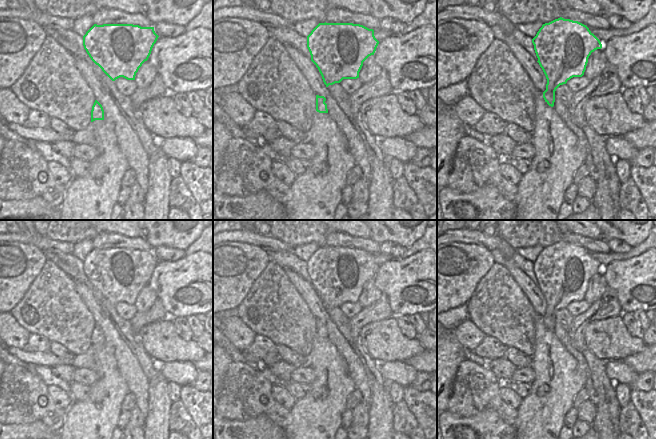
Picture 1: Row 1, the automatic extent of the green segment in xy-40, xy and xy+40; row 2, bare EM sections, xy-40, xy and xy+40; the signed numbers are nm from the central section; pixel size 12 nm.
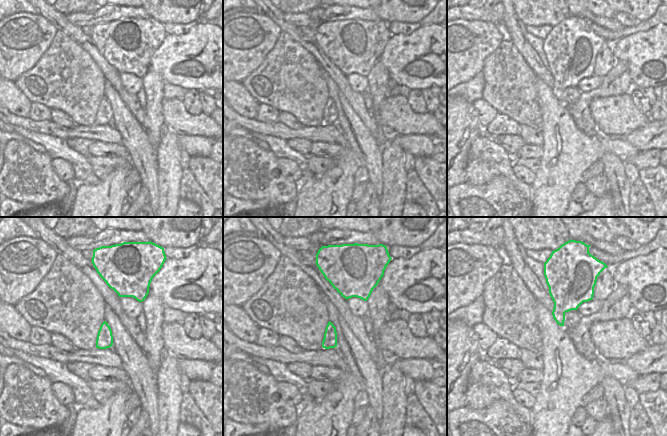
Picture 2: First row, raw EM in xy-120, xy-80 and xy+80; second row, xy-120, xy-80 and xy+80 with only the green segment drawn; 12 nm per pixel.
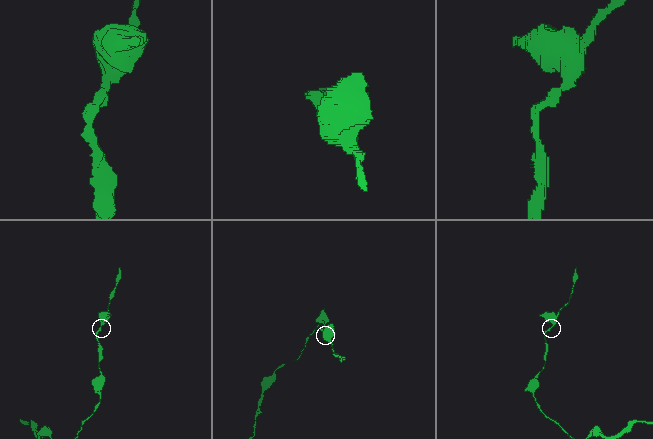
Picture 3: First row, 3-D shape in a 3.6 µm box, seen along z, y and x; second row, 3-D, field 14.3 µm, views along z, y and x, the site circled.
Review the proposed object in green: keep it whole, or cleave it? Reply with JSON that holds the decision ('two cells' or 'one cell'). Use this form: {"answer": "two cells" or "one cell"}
{"answer": "one cell"}

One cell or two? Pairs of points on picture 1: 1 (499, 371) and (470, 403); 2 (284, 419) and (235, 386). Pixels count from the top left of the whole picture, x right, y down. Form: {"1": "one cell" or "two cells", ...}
{"1": "two cells", "2": "one cell"}

